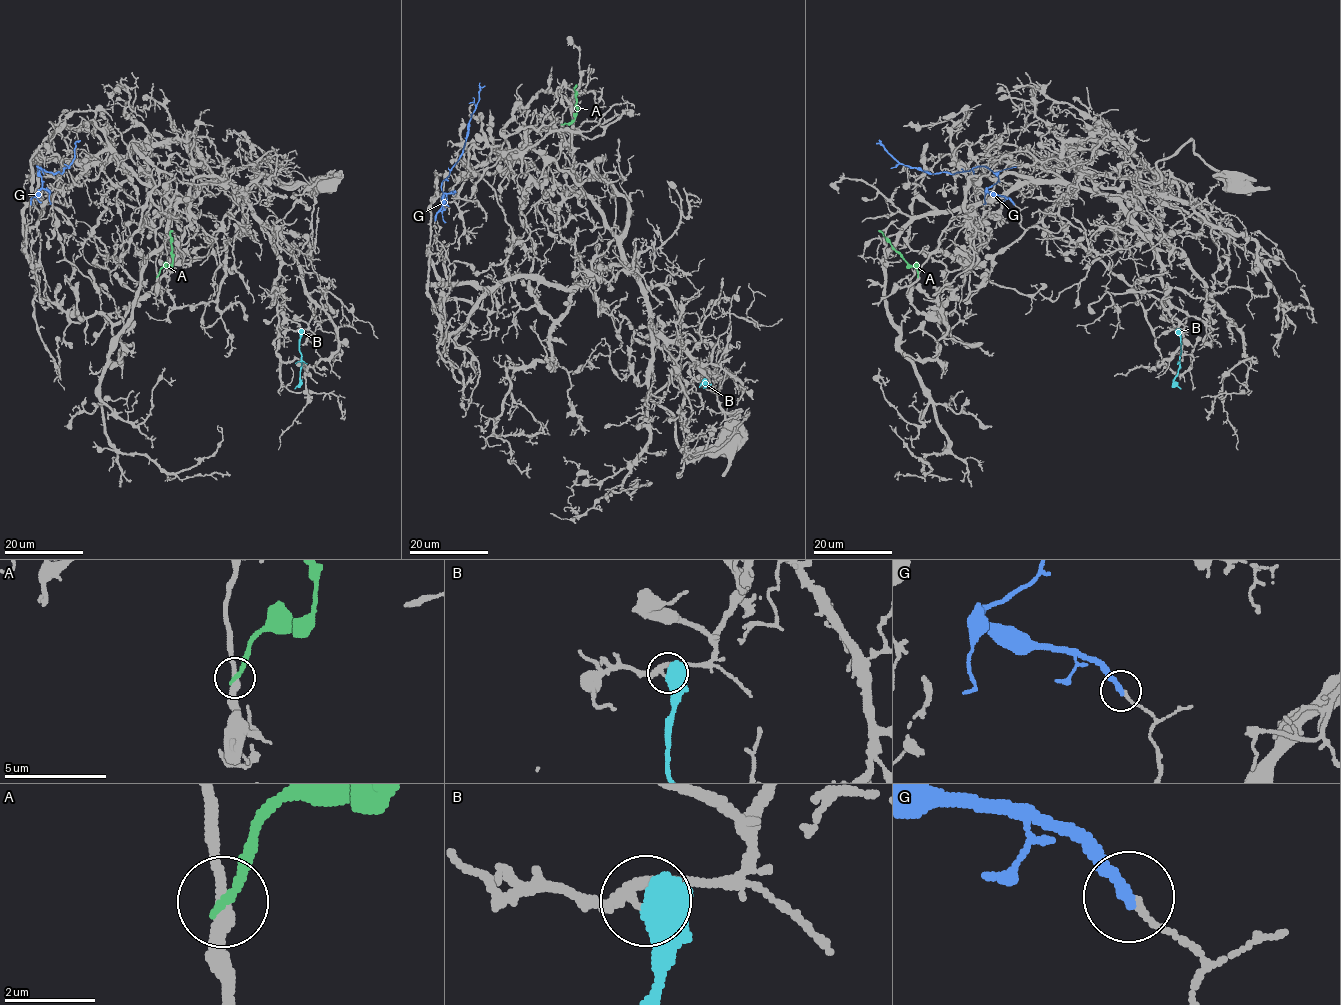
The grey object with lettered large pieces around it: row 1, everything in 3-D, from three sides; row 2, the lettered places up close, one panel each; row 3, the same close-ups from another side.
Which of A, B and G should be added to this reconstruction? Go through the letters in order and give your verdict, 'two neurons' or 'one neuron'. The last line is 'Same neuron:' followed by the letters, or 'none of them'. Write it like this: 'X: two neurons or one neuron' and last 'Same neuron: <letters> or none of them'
A: two neurons
B: two neurons
G: two neurons
Same neuron: none of them

